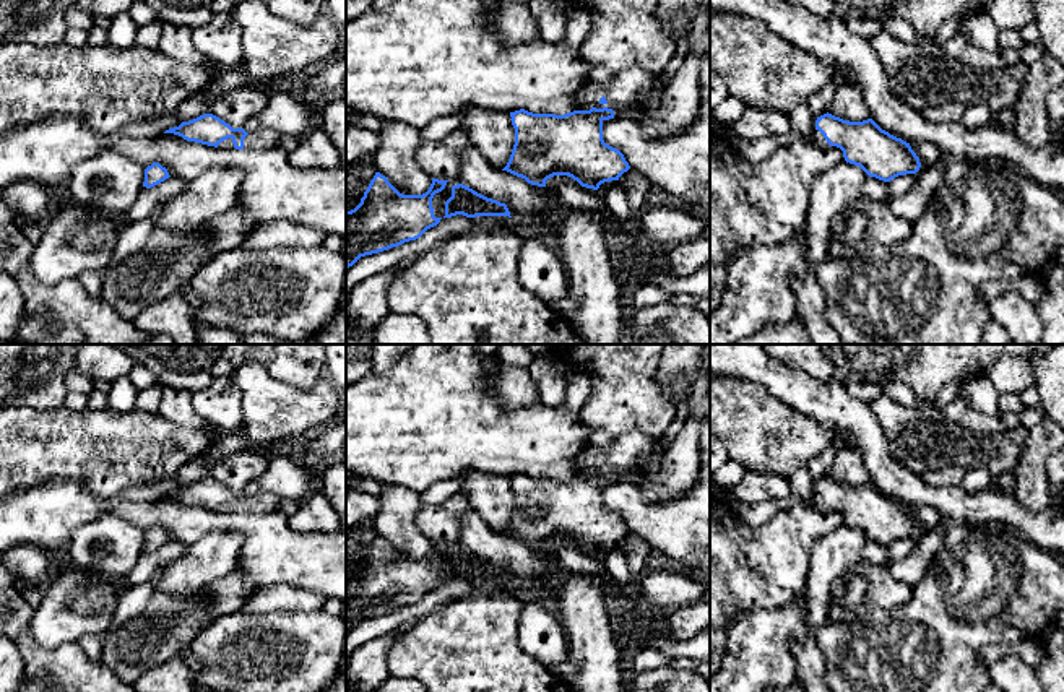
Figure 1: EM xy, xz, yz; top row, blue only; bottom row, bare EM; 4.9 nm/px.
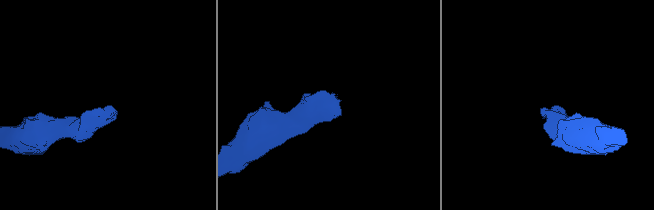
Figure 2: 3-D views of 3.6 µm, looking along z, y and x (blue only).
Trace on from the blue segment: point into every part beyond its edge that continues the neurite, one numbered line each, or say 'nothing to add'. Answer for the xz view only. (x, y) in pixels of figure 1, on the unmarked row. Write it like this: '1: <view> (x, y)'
1: xz (627, 450)

